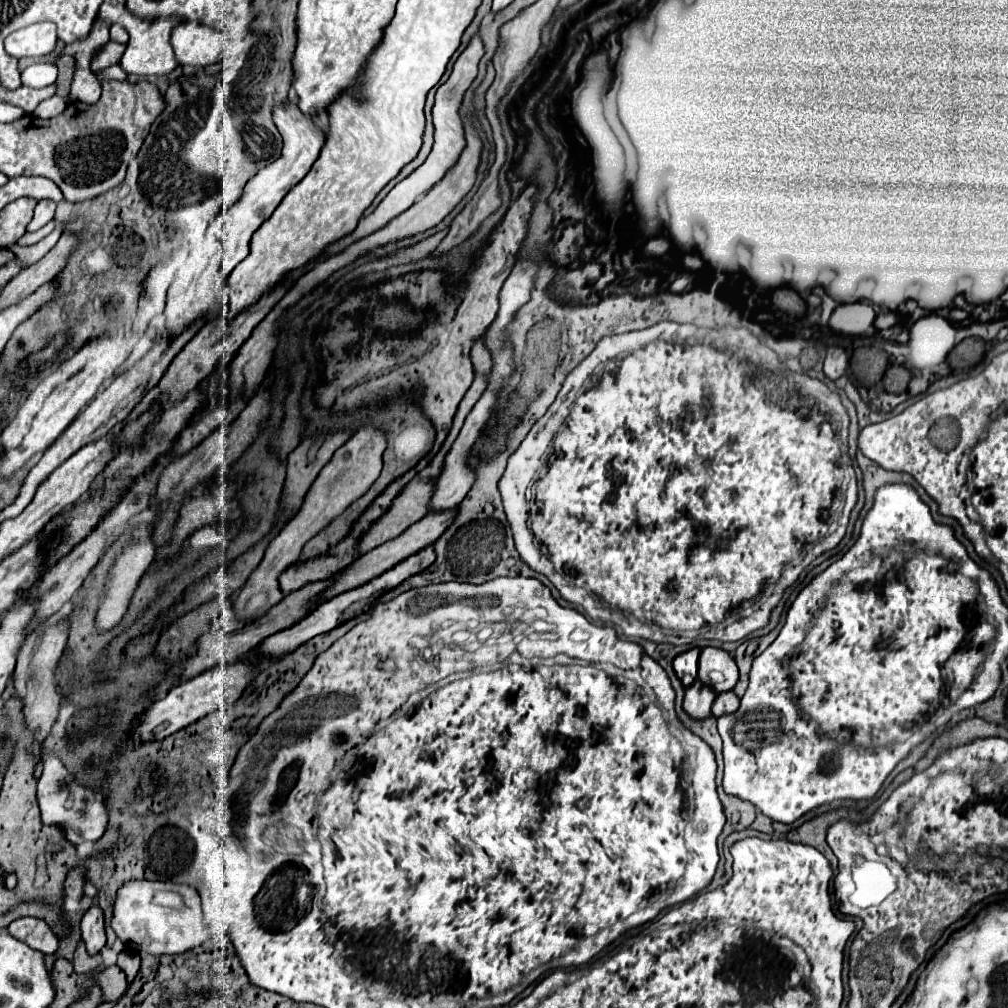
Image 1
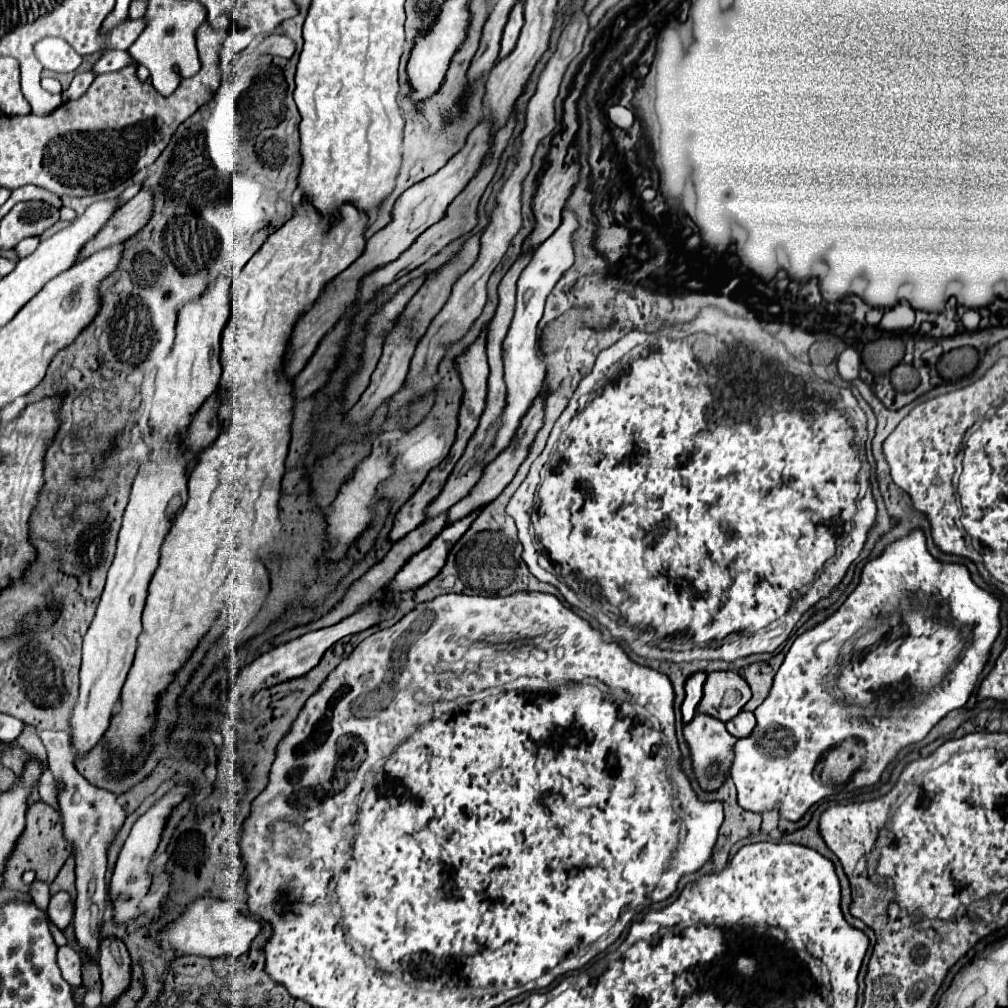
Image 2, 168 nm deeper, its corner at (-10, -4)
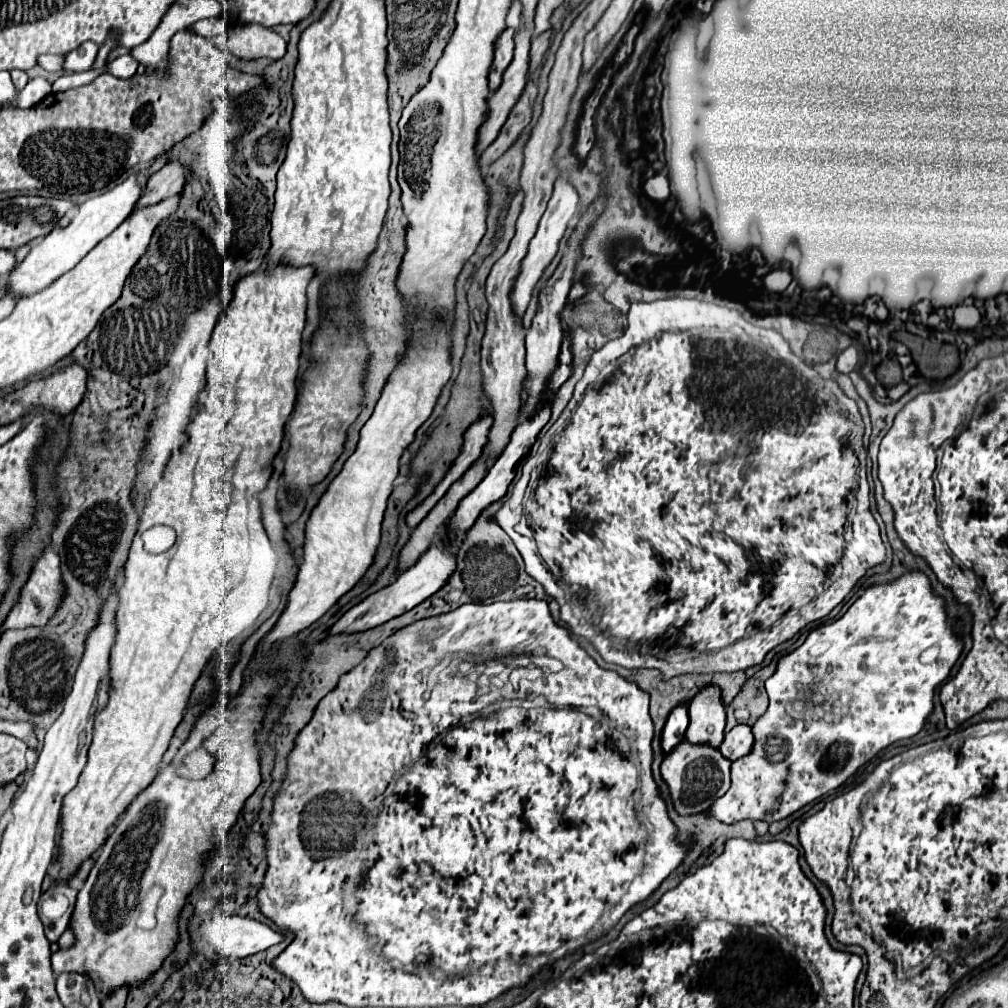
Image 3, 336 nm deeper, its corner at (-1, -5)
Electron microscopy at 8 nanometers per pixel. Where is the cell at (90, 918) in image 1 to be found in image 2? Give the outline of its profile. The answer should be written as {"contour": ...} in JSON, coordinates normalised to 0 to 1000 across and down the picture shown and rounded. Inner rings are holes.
{"contour":[[[102,931],[98,938],[98,960],[102,974],[102,996],[110,996],[128,978],[130,952],[118,931]]]}

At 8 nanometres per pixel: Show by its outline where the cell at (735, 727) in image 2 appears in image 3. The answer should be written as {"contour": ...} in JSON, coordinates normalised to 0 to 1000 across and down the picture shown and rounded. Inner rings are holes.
{"contour":[[[734,719],[734,721],[726,723],[724,727],[720,727],[714,745],[716,745],[716,749],[718,749],[722,755],[730,755],[730,753],[734,753],[736,749],[744,747],[746,741],[748,741],[746,723],[740,721],[740,719]]]}

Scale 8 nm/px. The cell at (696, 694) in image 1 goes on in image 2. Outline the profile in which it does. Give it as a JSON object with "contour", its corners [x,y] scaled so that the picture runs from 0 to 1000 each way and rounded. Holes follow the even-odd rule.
{"contour":[[[689,708],[689,712],[678,722],[678,728],[680,728],[680,734],[686,742],[686,752],[688,752],[688,760],[689,760],[689,770],[693,774],[693,778],[699,782],[699,784],[711,784],[717,774],[719,774],[719,768],[725,764],[725,754],[727,754],[727,748],[725,748],[725,740],[729,738],[729,730],[725,730],[719,722],[717,716],[713,716],[711,712],[705,712],[703,708]]]}

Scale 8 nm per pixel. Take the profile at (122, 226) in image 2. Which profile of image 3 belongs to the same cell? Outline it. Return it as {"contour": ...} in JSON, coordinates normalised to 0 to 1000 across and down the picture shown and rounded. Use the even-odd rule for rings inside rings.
{"contour":[[[173,160],[173,162],[165,162],[157,172],[153,172],[145,184],[145,189],[141,191],[141,197],[137,199],[135,205],[143,205],[143,203],[153,203],[161,197],[165,197],[167,193],[175,193],[183,188],[185,182],[185,174],[183,174],[183,166]]]}

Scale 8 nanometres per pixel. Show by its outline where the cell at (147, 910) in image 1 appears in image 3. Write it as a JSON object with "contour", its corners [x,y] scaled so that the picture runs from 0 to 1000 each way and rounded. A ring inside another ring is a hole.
{"contour":[[[230,908],[230,910],[208,910],[198,920],[200,930],[214,939],[214,943],[228,951],[242,951],[264,943],[266,939],[282,934],[278,924],[268,922],[266,918]]]}

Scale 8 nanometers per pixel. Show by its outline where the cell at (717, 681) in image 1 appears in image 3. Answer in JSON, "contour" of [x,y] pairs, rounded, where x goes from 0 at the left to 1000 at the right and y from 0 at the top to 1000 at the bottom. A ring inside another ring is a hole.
{"contour":[[[696,686],[688,691],[688,697],[683,701],[685,719],[681,725],[681,735],[687,739],[704,739],[712,743],[718,735],[720,703],[712,697],[712,686]]]}

